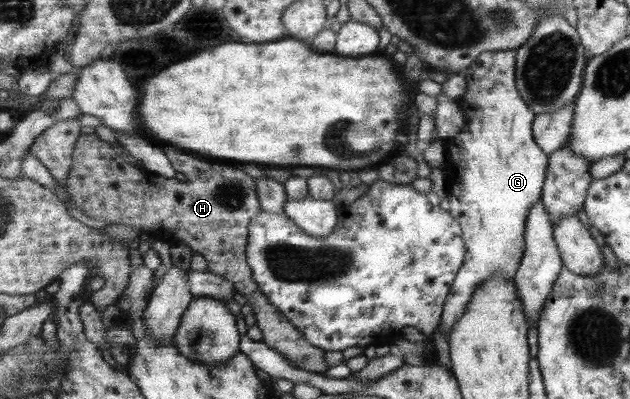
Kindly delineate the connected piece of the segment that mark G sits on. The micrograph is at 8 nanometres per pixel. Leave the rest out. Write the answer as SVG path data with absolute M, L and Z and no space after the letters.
M517 50L484 52L470 65L464 75L467 79L467 93L459 101L462 111L466 114L466 128L454 138L454 152L450 159L453 166L450 178L449 211L461 223L464 230L467 254L465 264L453 282L453 291L443 311L439 329L450 341L455 325L466 315L469 303L481 285L484 285L494 273L502 273L505 279L515 279L526 251L526 228L529 215L534 206L542 200L545 181L549 168L549 154L536 142L533 125L536 114L522 100L518 92L516 74Z

